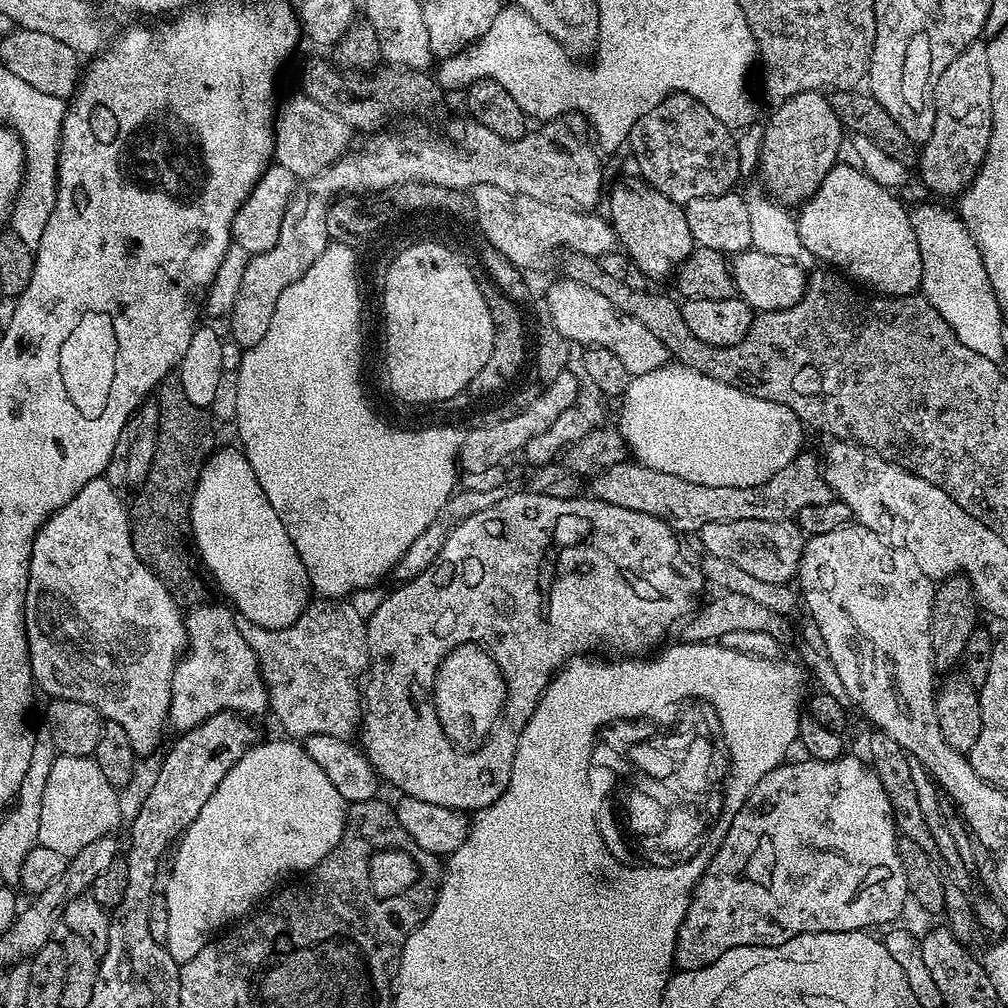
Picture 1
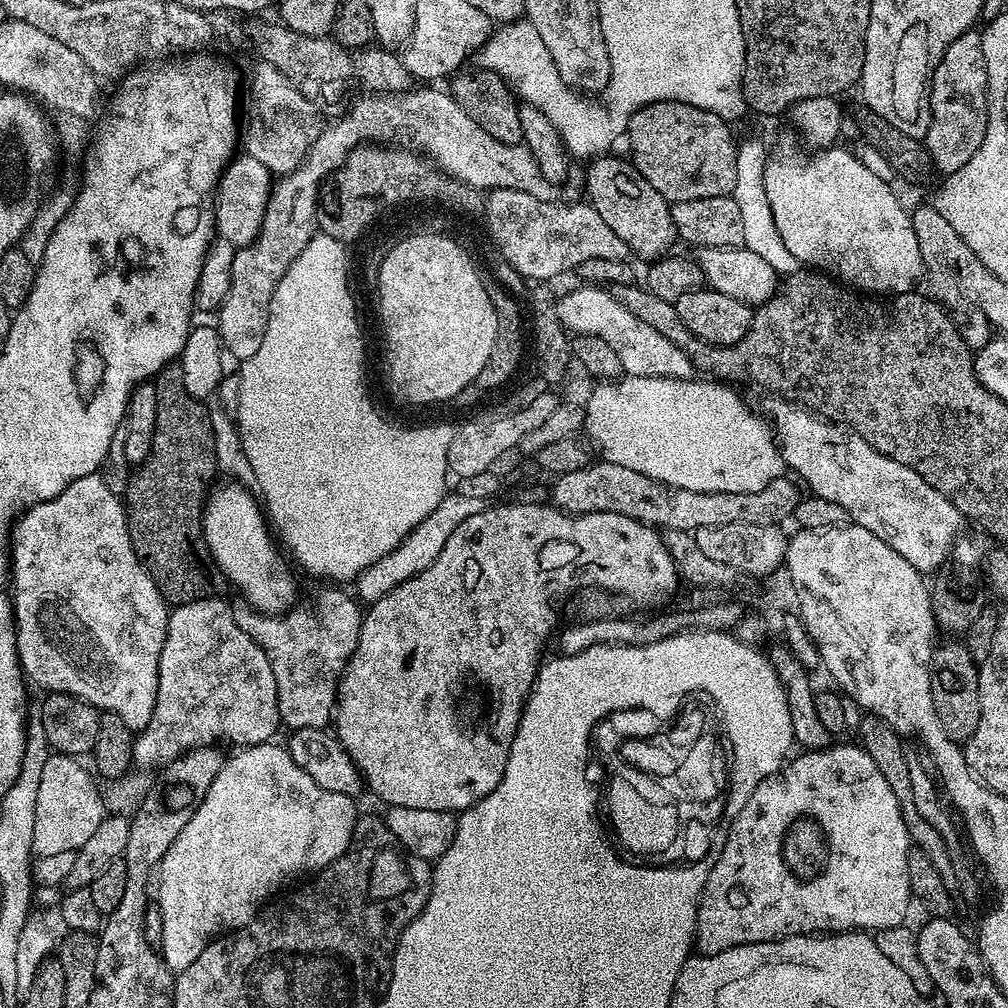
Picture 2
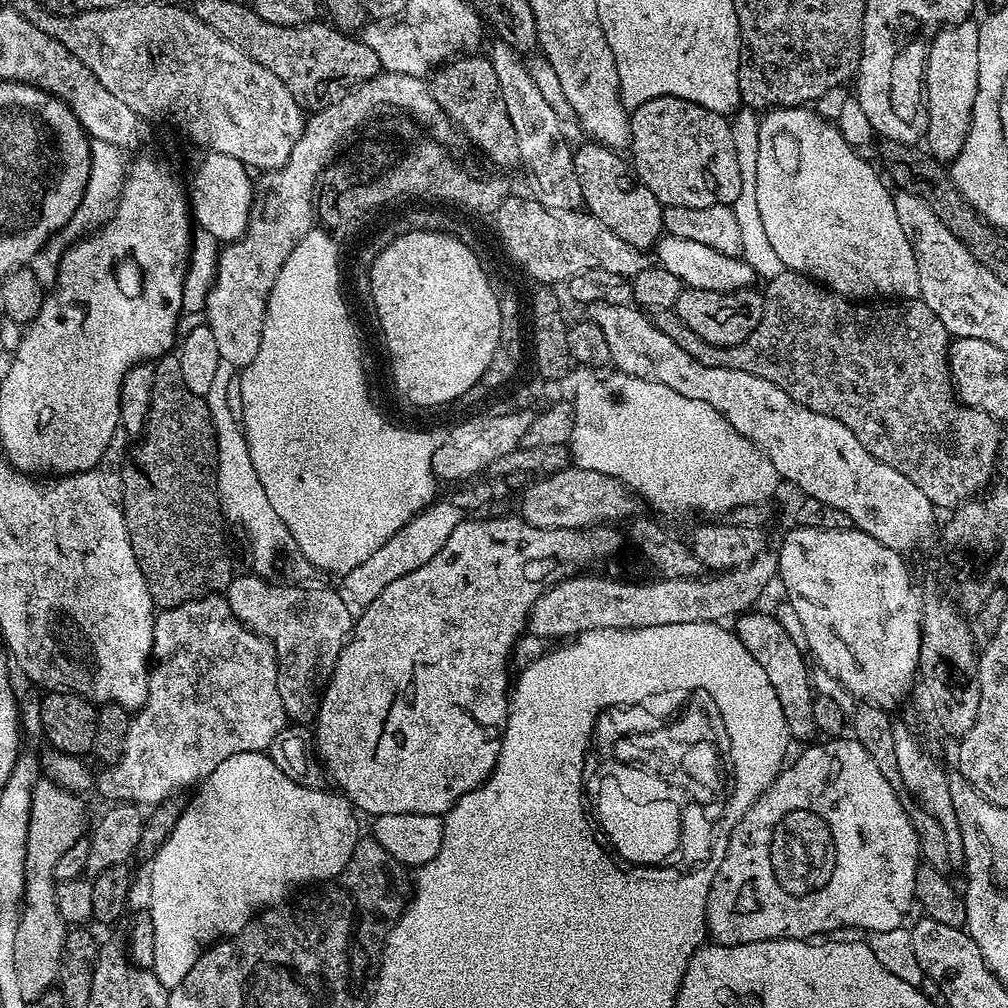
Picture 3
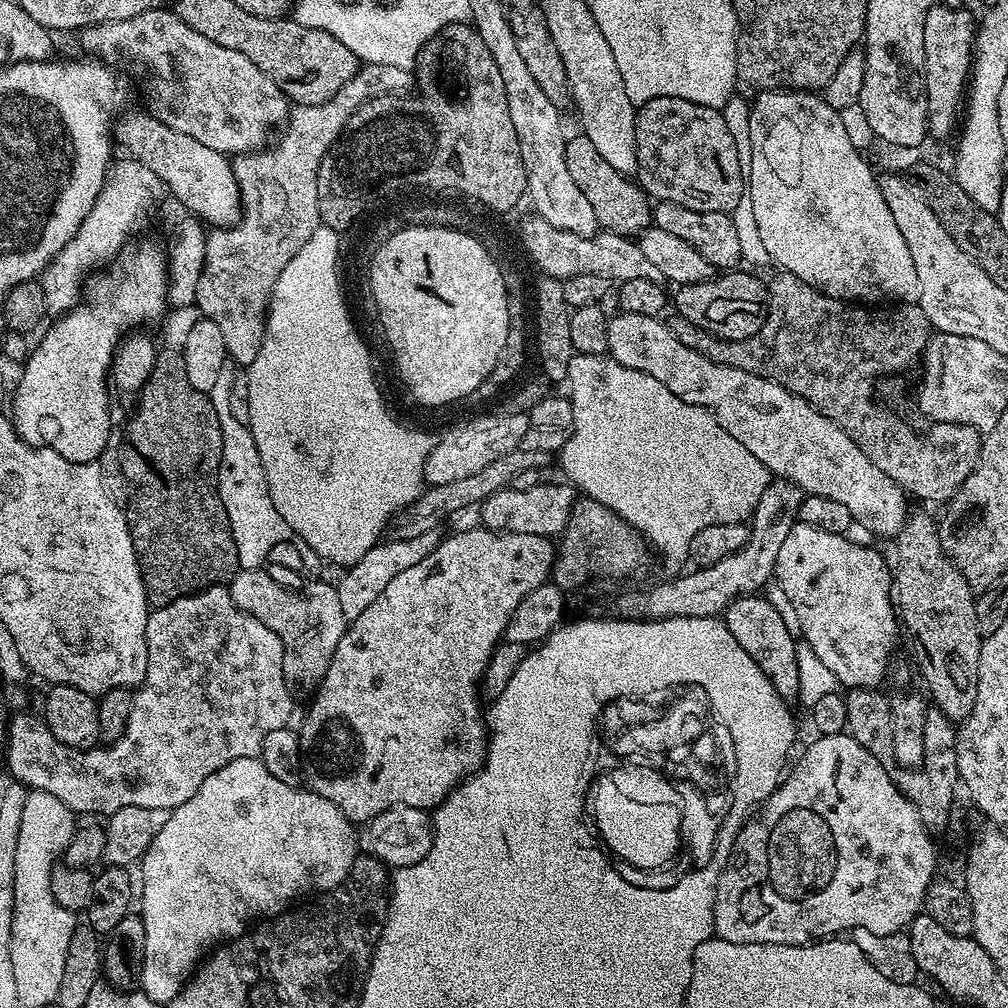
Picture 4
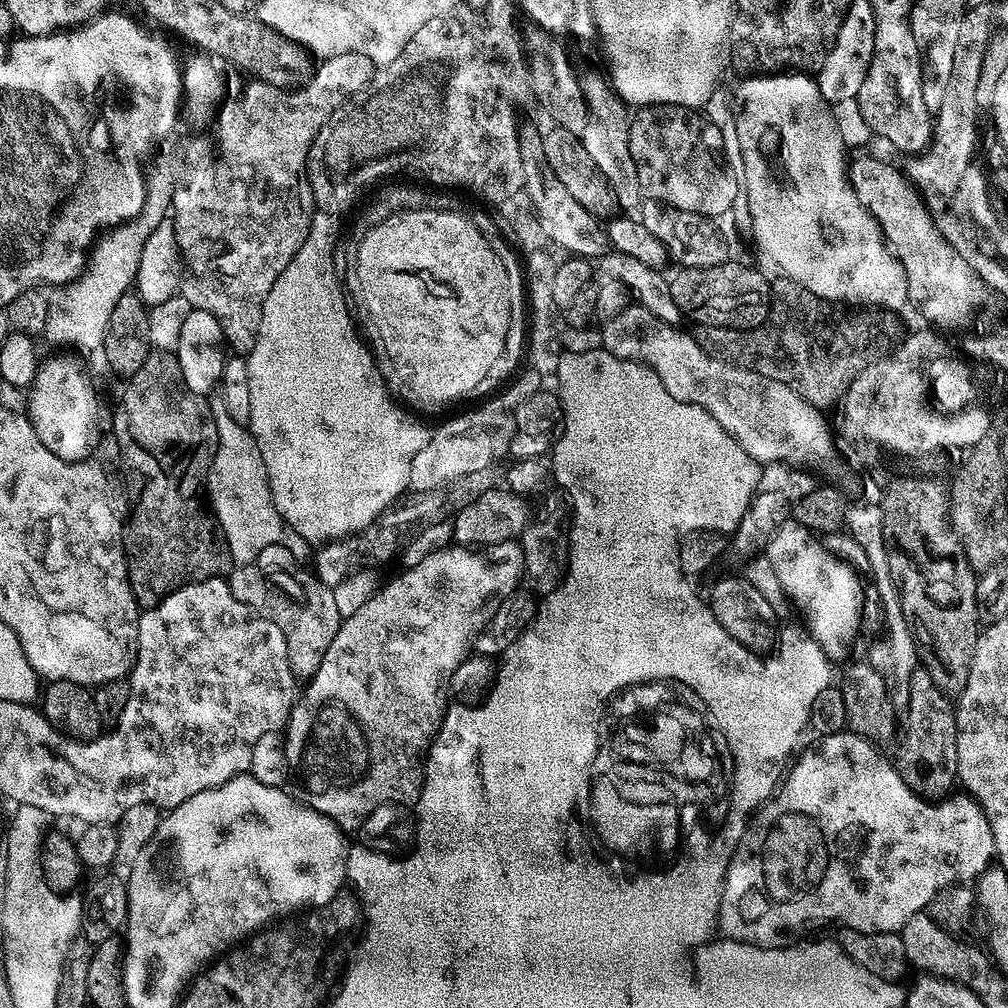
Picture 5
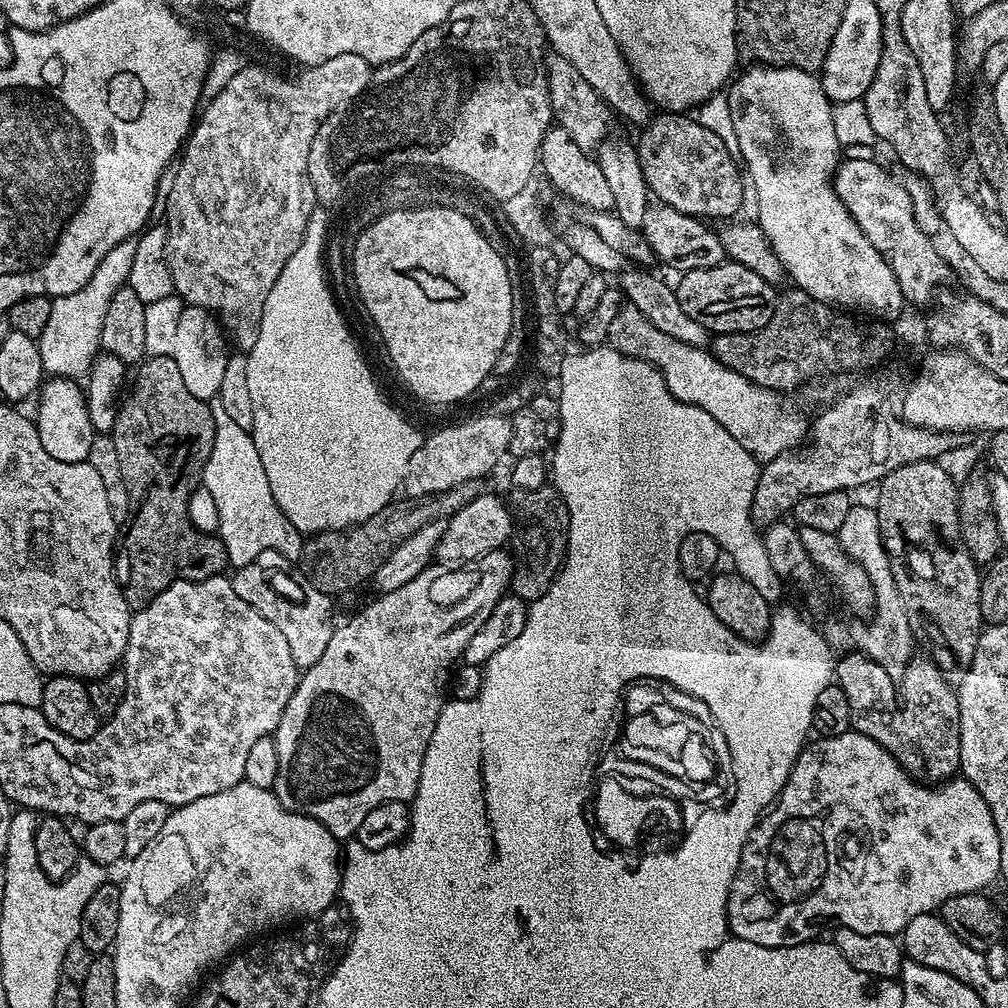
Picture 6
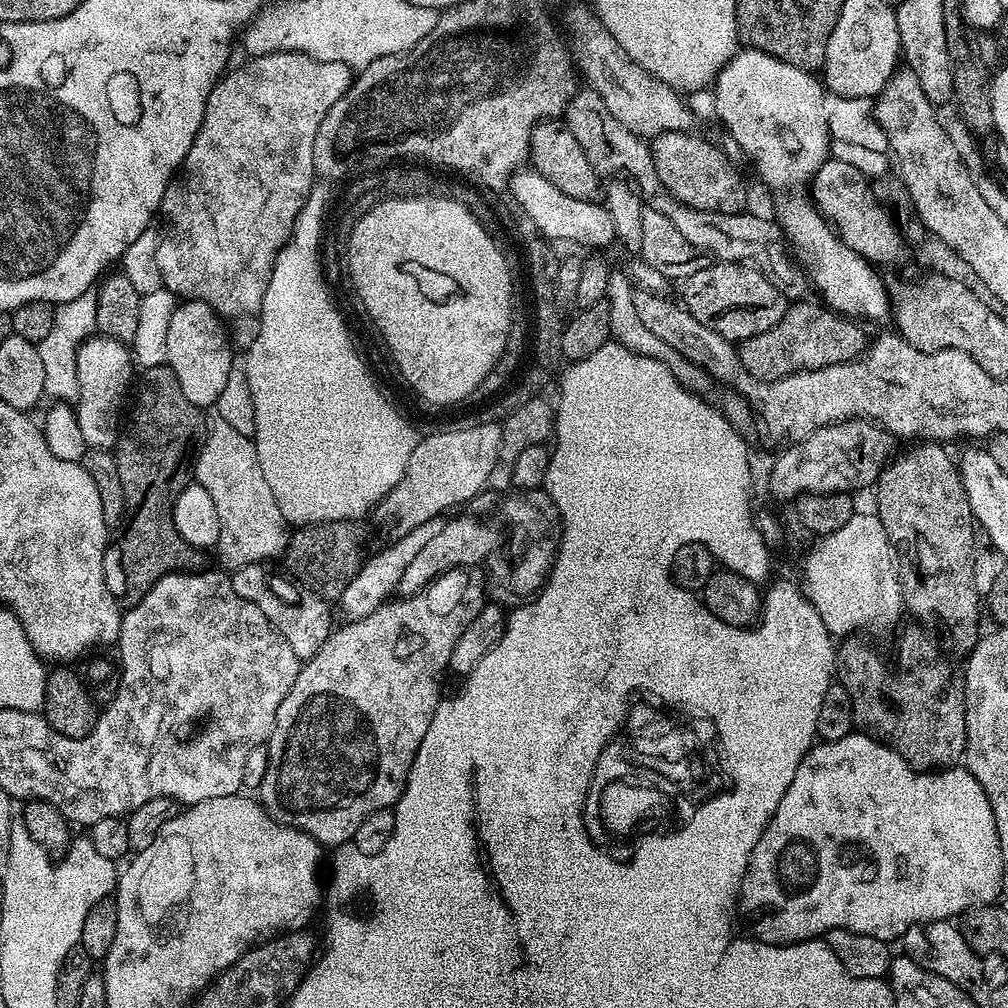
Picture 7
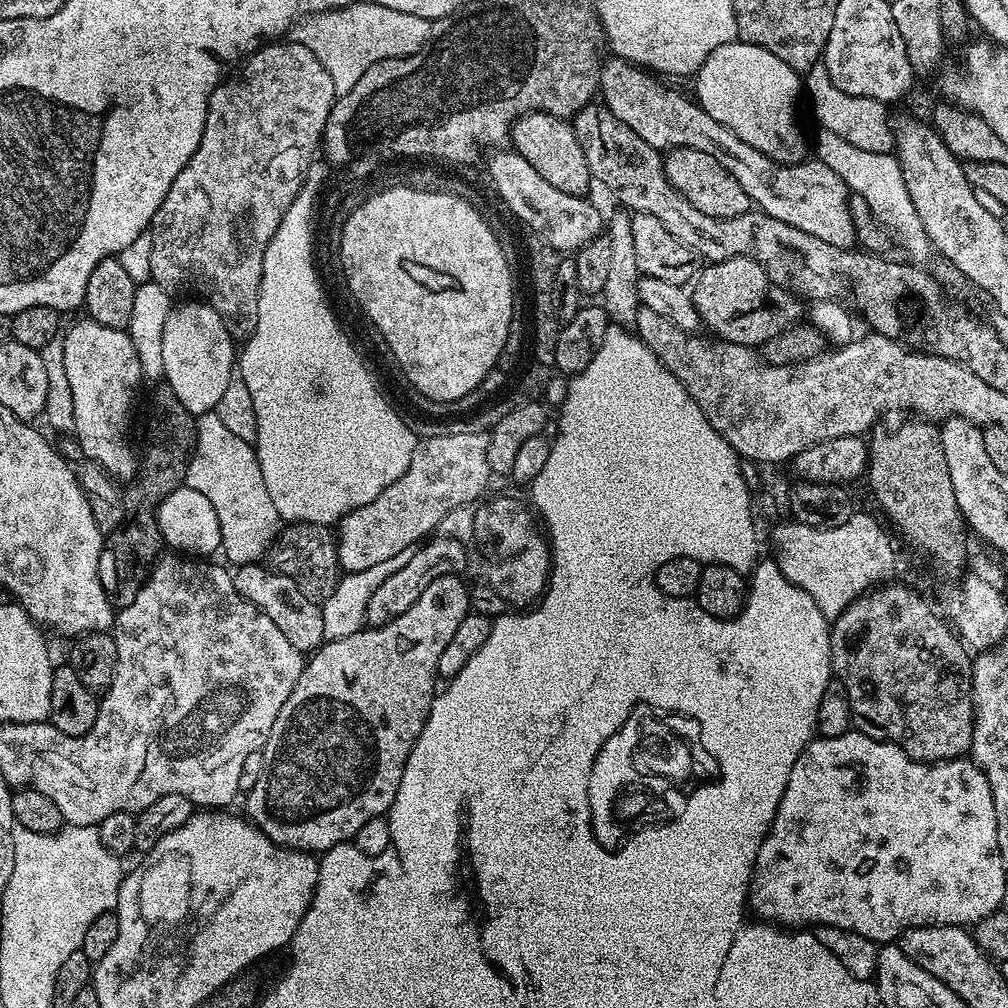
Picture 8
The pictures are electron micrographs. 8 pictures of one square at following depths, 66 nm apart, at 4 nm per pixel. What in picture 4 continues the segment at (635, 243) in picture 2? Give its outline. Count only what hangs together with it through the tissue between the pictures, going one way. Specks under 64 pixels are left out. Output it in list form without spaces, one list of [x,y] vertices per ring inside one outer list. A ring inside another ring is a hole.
[[[583,134],[568,138],[565,142],[565,158],[567,169],[570,170],[574,183],[590,202],[599,227],[615,236],[635,237],[652,224],[650,197],[635,179],[619,173],[602,158],[601,154],[591,145],[590,139]]]

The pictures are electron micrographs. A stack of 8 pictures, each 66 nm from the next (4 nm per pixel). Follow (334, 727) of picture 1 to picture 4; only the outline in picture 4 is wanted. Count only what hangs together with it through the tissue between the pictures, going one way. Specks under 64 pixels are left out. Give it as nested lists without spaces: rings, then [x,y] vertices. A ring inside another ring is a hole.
[[[267,567],[241,568],[236,577],[226,586],[230,598],[234,598],[234,606],[238,606],[243,612],[250,613],[262,626],[270,626],[274,634],[282,642],[282,674],[286,678],[286,686],[293,694],[300,692],[315,693],[320,679],[330,670],[330,658],[334,650],[338,650],[338,642],[342,642],[344,629],[348,627],[350,621],[342,612],[341,603],[338,602],[338,594],[332,584],[323,584],[320,580],[312,580],[308,584],[308,596],[304,592],[299,592],[296,588],[287,588],[280,580],[275,580],[268,573]]]

